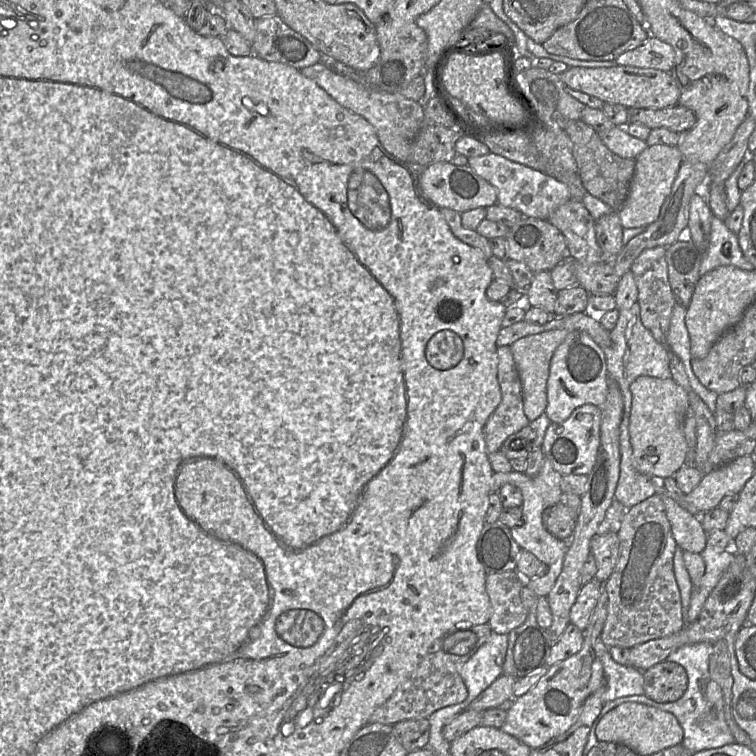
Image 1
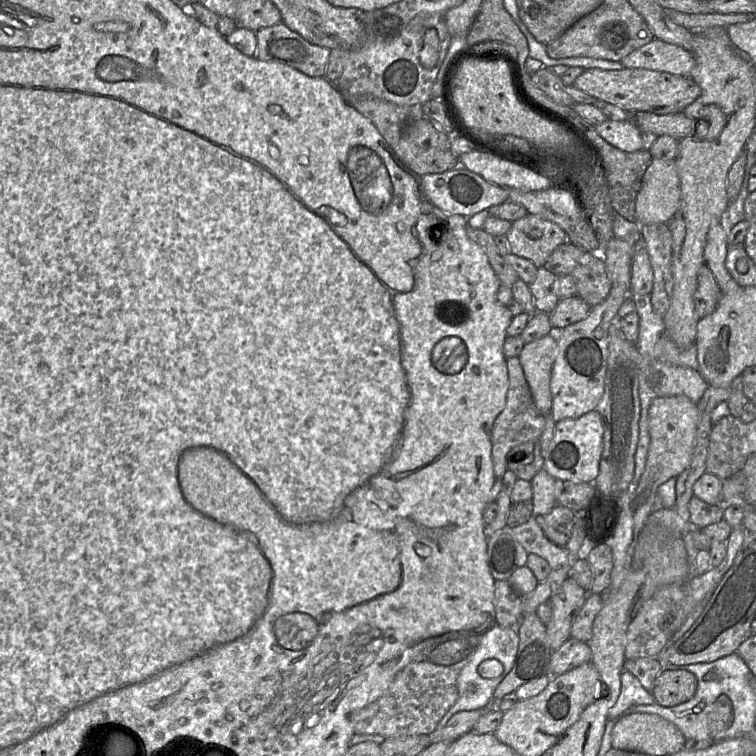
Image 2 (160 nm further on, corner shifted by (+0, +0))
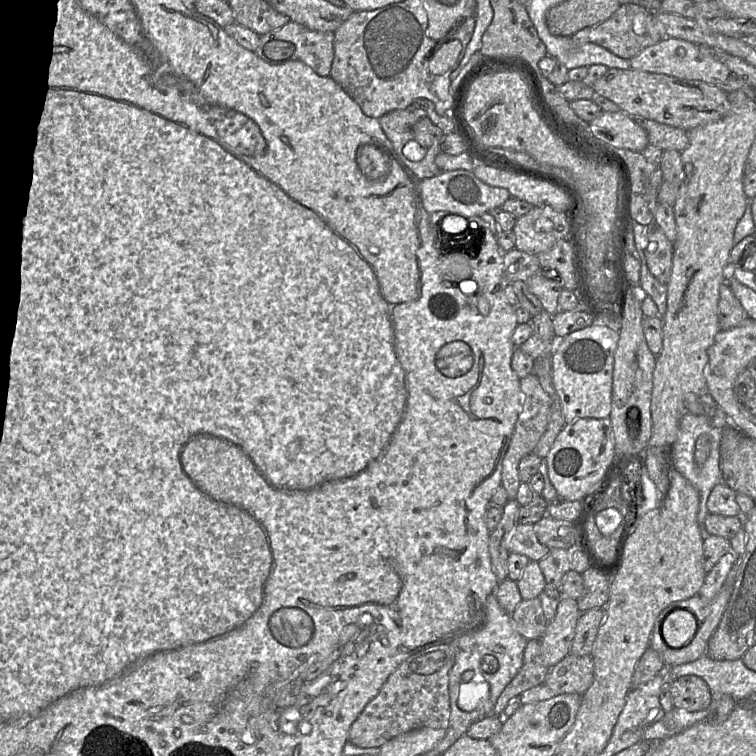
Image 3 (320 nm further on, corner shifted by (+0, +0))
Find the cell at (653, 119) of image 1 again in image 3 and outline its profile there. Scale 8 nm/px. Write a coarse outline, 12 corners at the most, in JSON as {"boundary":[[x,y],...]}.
{"boundary":[[642,117],[649,144],[663,151],[688,147],[687,131]]}

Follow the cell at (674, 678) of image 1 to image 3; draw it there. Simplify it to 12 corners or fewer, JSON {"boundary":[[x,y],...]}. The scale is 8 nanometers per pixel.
{"boundary":[[684,675],[667,685],[674,707],[708,708],[711,692],[699,676]]}

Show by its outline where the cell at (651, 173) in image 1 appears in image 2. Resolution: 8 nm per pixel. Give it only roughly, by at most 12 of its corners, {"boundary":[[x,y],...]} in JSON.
{"boundary":[[653,158],[636,222],[668,223],[679,202],[675,160]]}

